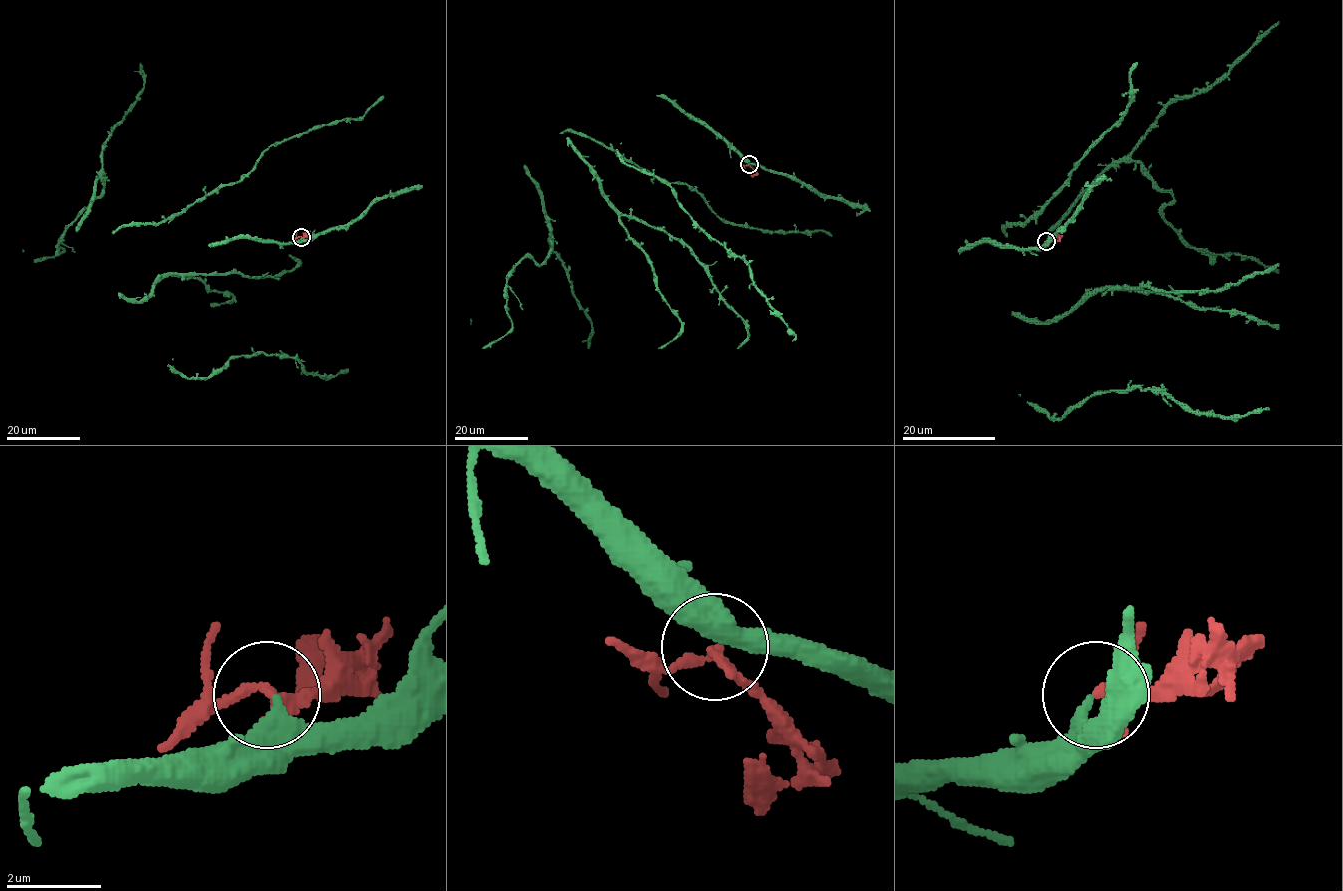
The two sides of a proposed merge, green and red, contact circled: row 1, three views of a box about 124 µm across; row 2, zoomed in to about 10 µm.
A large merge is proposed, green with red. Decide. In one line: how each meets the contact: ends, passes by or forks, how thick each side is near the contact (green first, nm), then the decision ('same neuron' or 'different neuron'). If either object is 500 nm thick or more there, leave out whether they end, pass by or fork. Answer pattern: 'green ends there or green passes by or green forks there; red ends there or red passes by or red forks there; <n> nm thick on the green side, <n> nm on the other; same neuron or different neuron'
green ends there; red passes by; 360 nm thick on the green side, 240 nm on the other; different neuron

